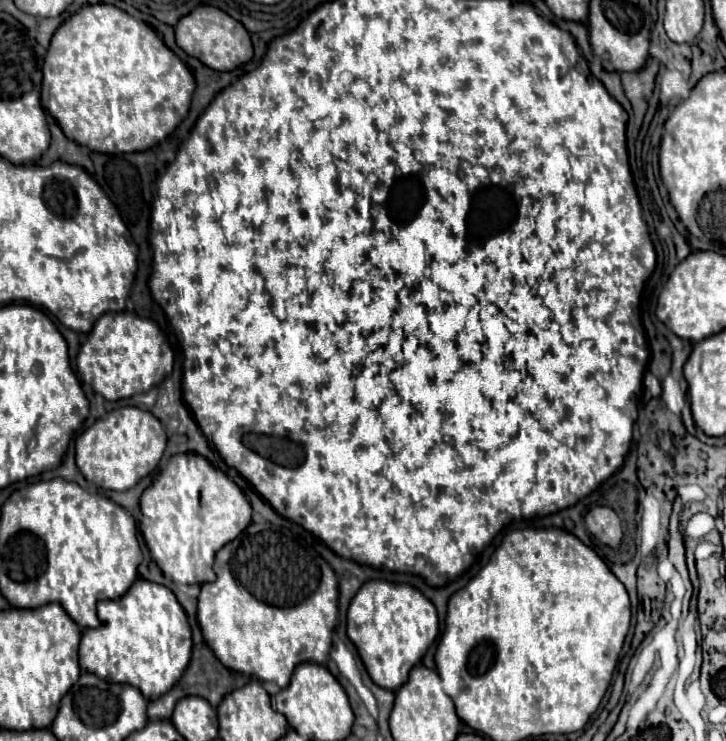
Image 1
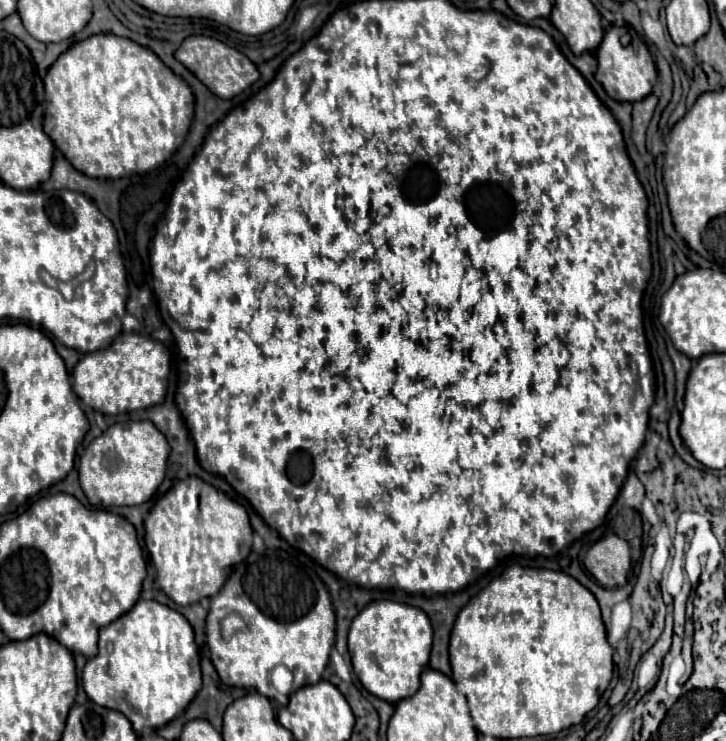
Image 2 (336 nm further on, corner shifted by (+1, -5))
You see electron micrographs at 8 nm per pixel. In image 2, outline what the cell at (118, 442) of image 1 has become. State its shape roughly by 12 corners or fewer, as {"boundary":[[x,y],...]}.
{"boundary":[[148,420],[112,426],[80,458],[104,510],[150,500],[170,446]]}

